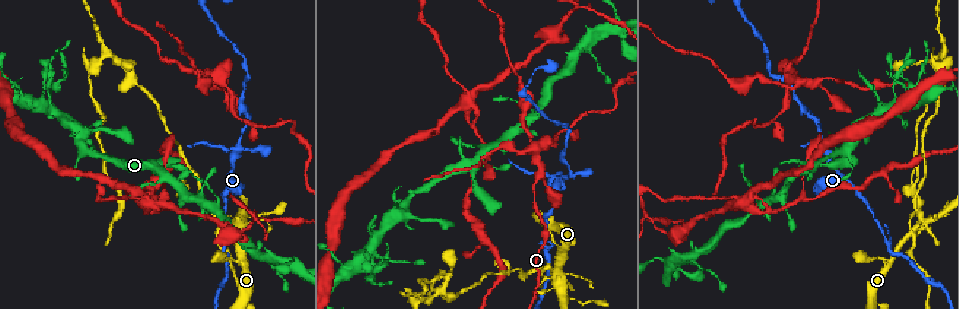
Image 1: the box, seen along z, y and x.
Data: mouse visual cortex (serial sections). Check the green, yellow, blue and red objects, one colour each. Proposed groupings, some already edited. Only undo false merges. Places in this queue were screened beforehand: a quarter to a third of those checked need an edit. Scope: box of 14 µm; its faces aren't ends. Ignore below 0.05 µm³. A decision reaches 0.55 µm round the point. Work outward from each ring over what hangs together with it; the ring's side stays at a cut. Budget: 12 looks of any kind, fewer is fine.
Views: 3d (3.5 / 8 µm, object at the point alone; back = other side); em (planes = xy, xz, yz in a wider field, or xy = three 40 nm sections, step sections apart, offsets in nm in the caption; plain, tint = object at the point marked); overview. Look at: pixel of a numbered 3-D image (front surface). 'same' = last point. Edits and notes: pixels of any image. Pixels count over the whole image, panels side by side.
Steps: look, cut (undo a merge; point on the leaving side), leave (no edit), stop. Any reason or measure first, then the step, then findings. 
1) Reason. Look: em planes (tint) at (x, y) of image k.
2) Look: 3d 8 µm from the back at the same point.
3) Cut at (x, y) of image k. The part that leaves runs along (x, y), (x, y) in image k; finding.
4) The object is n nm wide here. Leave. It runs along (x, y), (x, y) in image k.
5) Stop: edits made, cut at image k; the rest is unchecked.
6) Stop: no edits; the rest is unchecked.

Sharp bend. Look: 3d 3.5 µm at (215, 81) of image 1.

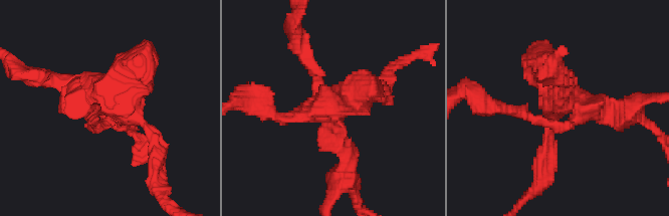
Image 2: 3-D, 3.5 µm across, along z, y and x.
Need the tissue. Look: em xy step 1 (tint) at (565, 103) of image 2.

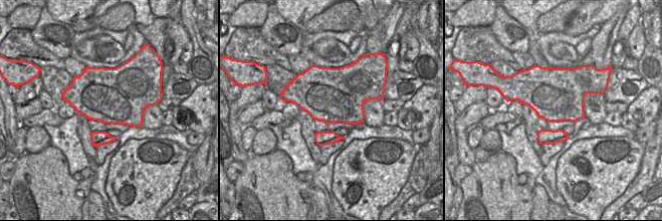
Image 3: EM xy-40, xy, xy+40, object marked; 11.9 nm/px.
Another direction. Look: em xy step 3 (tint) at the same point.

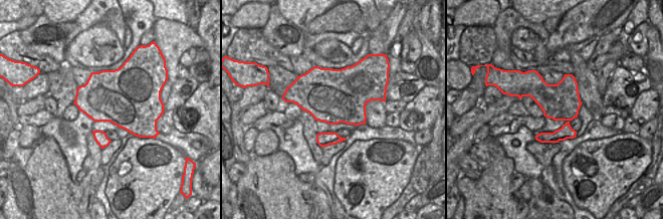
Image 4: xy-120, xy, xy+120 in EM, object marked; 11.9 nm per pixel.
The object is 650 nm wide here. Cut at (141, 101) of image 2. The part that leaves runs along (331, 119), (381, 88) in image 2; two cells meet here.

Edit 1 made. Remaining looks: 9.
See it whole again. Look: overview.

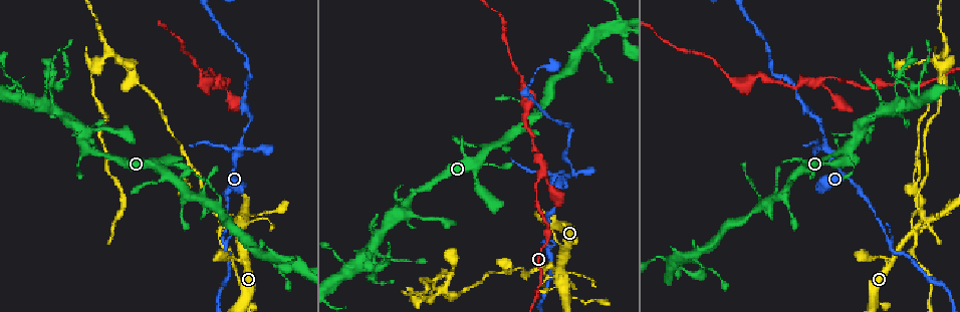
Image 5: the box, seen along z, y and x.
Thin neck. Look: 3d 3.5 µm at (214, 204) of image 5.

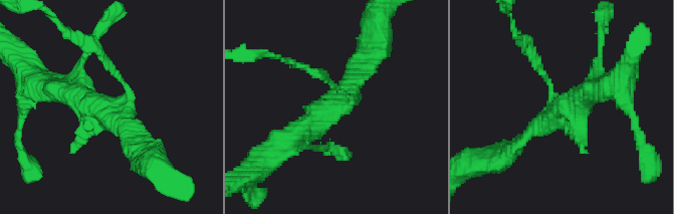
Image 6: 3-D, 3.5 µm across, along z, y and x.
Now the EM. Look: em xy step 5 (tint) at (109, 113) of image 6.

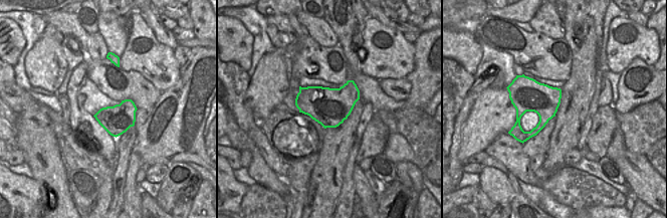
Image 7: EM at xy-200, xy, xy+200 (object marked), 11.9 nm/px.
Leave. It runs along (281, 144), (336, 102), (365, 61) in image 6; all the same cell.

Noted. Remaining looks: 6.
Three arms meet. Look: 3d 3.5 µm at (237, 260) of image 5.

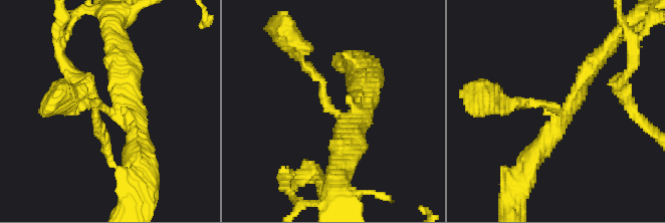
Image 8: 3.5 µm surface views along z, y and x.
3 arms meet here; the arms are 150, 250, 300 nm wide. Look: em xy step 1 (tint) at (335, 111) of image 8.

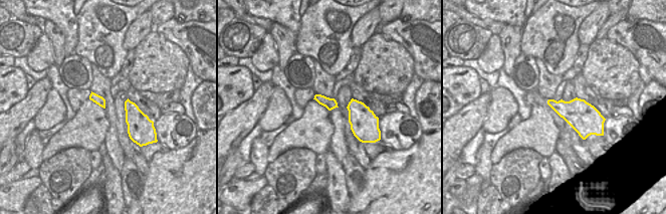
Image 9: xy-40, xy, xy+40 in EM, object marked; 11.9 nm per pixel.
Cut it another way. Look: em xy step 3 (tint) at the same point.

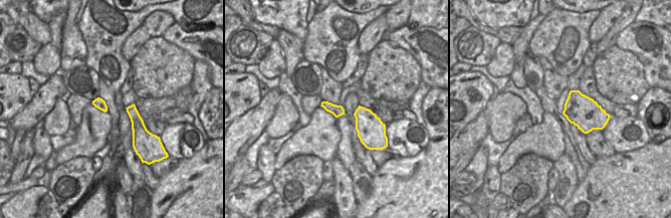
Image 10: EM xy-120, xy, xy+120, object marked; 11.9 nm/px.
Leave. All the same cell.

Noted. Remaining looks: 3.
A fork. Look: 3d 3.5 µm from the back at (239, 147) of image 5.

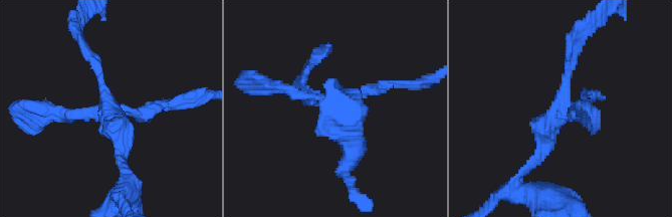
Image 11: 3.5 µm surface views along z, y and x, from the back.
Shape alone is not enough. Look: em xy step 2 (plain) at (110, 107) of image 11.

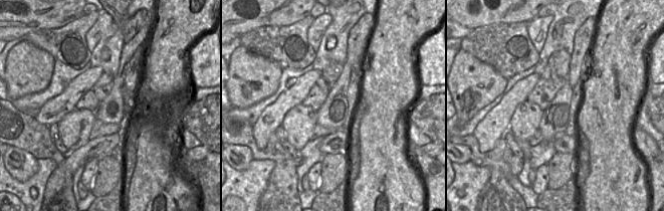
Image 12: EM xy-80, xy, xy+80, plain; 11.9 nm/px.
Where the object lies. Look: em xy step 2 (tint) at the same point.

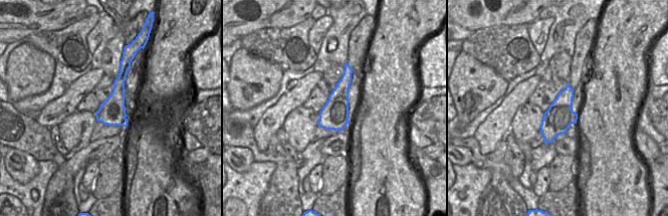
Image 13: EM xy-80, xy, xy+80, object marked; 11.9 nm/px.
The object is 340 nm wide here. Cut at (379, 89) of image 11. The part that leaves runs along (321, 99), (278, 86), (250, 84) in image 11; two cells meet here.

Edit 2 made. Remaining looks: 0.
Stop: edits made, cut at image 2, cut at image 11; the rest is unchecked.

